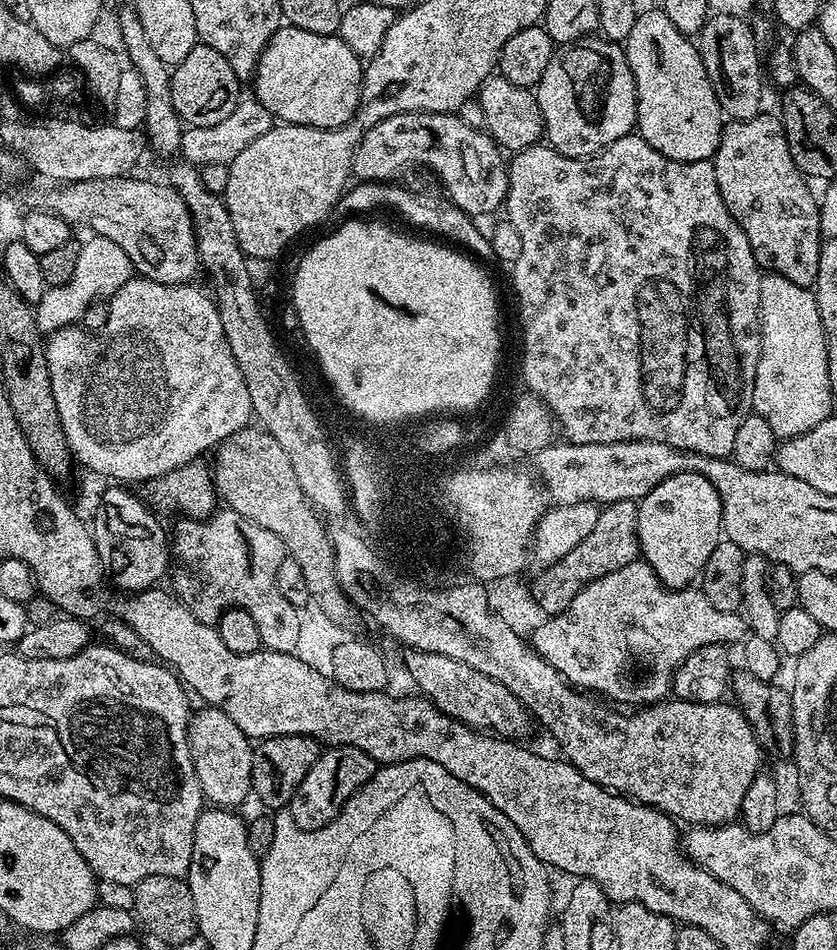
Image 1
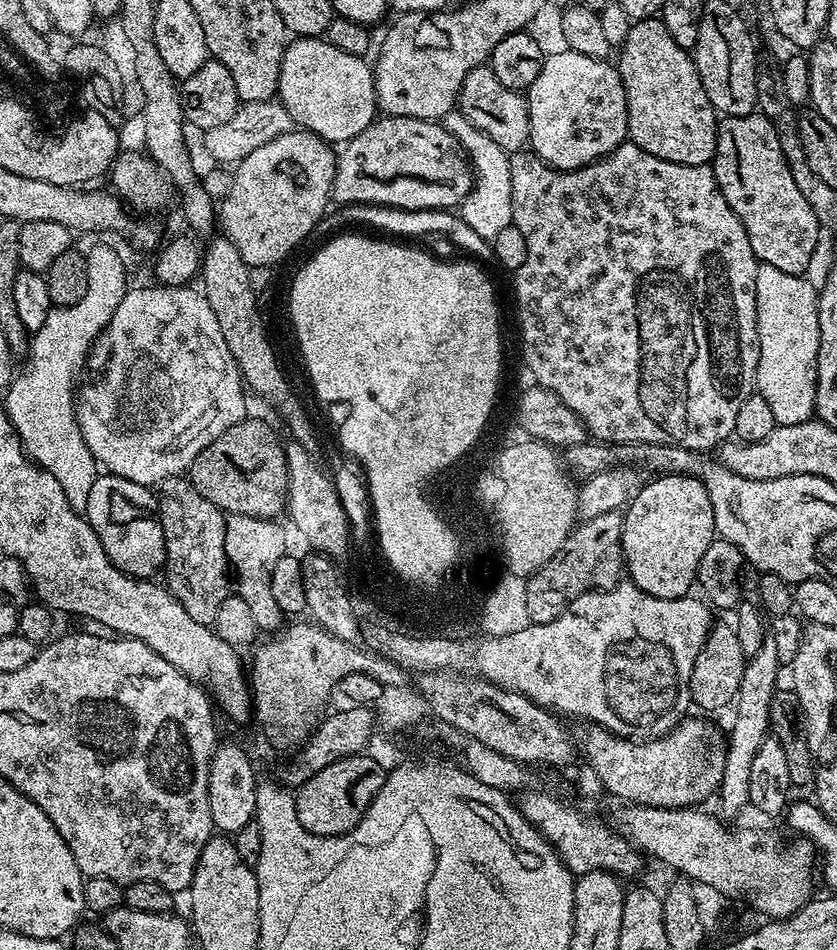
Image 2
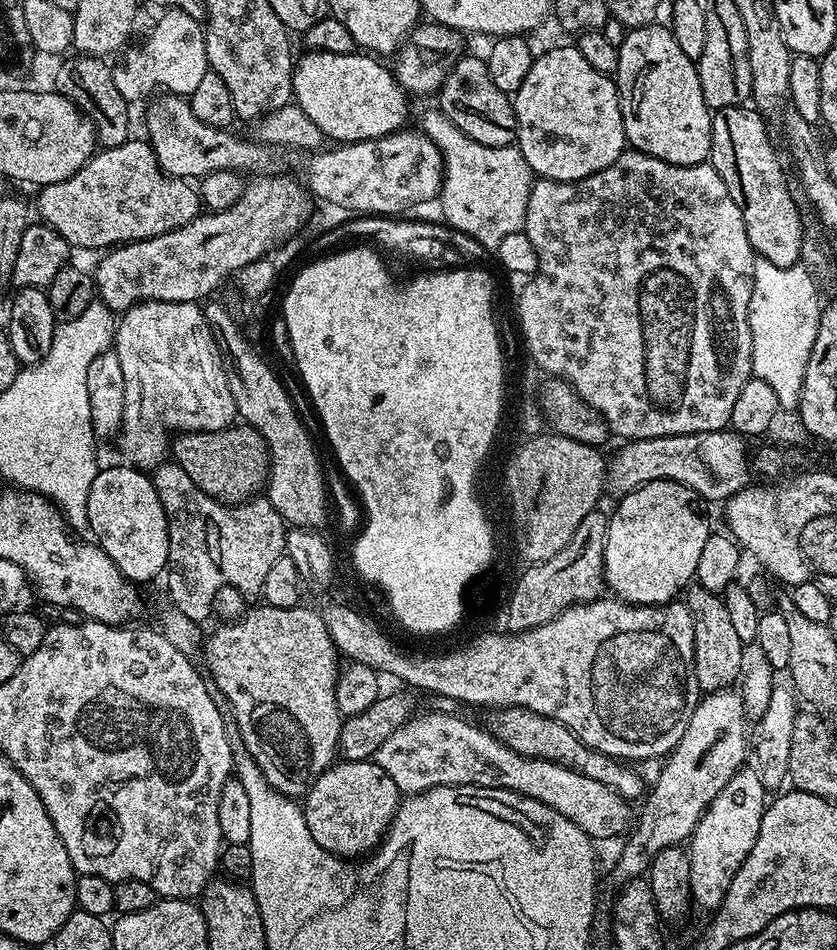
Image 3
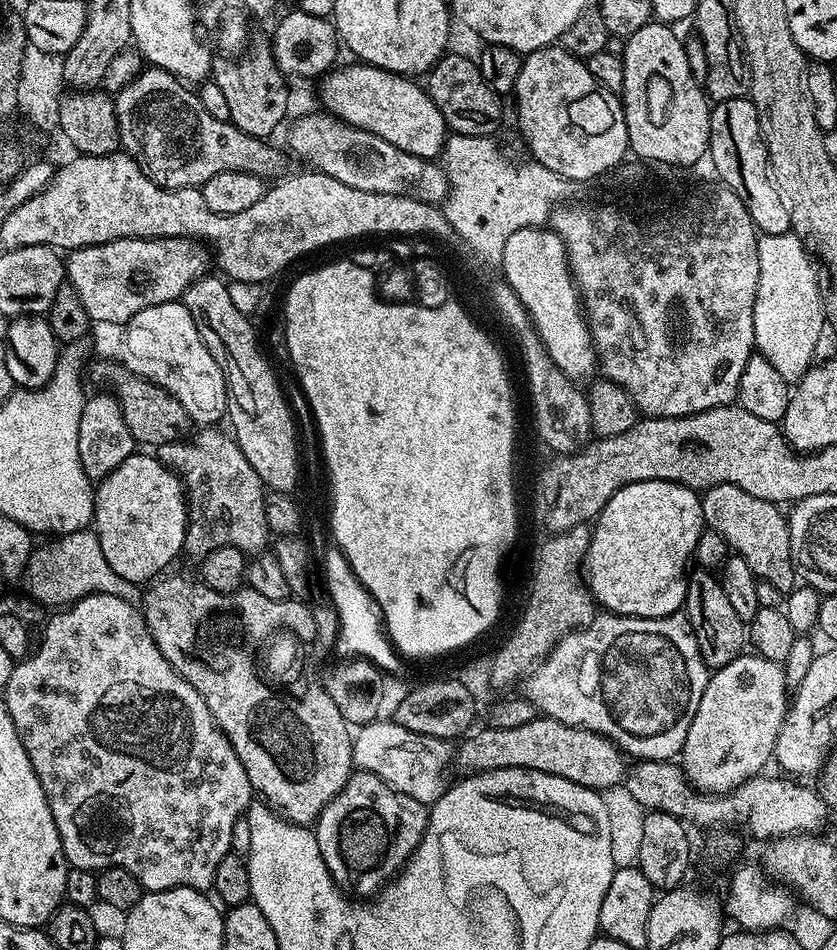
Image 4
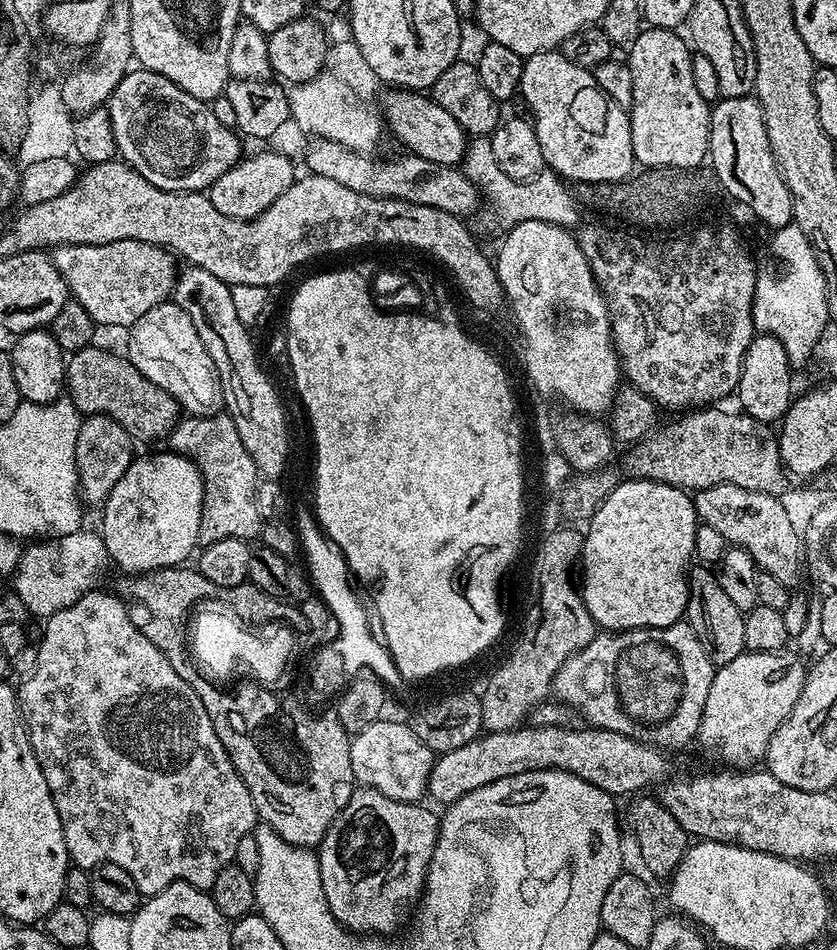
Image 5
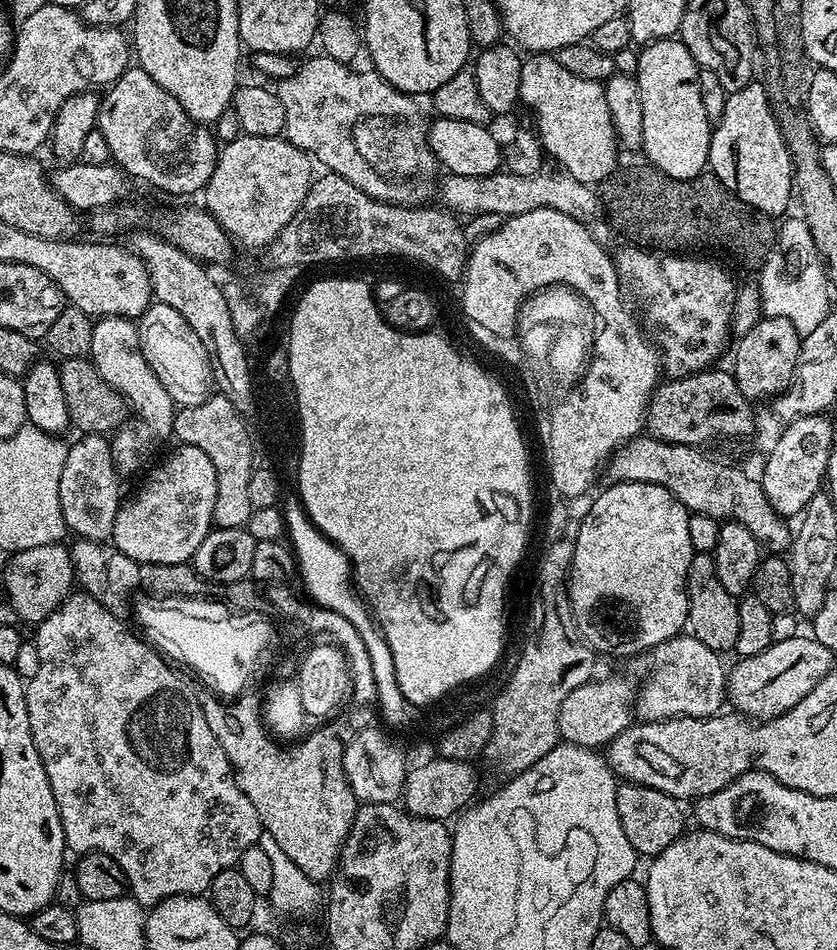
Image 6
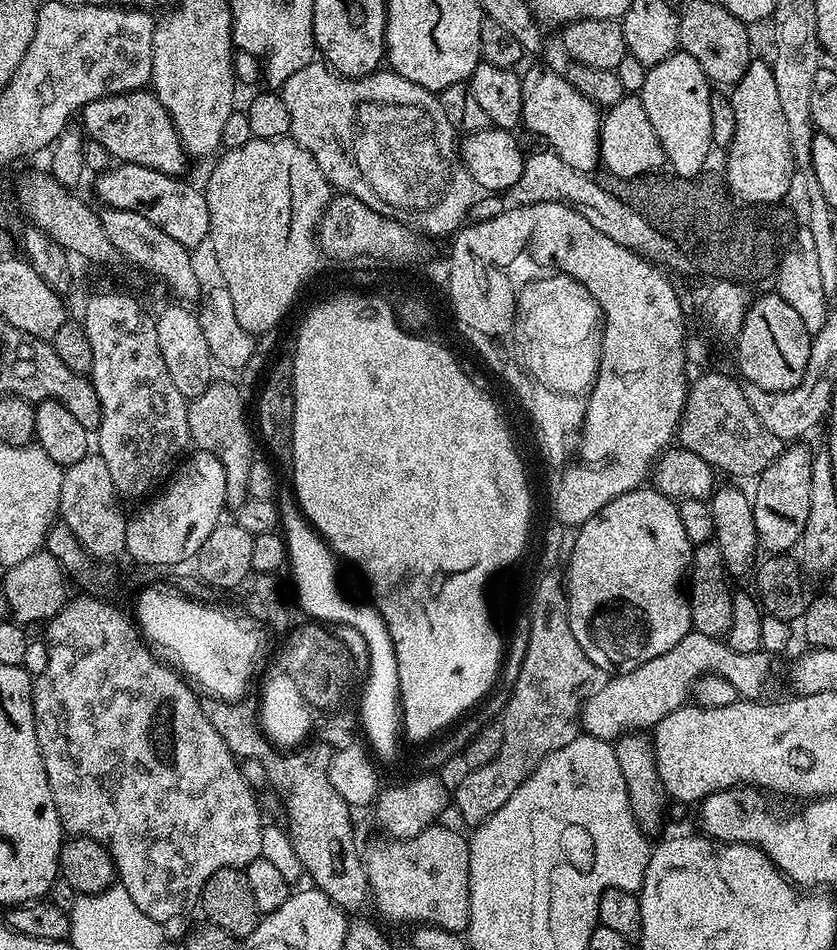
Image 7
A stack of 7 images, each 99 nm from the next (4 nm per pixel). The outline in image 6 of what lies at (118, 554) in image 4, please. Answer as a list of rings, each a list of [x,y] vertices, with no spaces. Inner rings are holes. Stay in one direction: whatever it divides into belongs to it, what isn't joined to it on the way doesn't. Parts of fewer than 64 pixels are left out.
[[[180,444],[158,464],[143,477],[144,485],[121,503],[110,540],[136,564],[186,564],[214,527],[214,498],[218,494],[214,462],[198,446]]]

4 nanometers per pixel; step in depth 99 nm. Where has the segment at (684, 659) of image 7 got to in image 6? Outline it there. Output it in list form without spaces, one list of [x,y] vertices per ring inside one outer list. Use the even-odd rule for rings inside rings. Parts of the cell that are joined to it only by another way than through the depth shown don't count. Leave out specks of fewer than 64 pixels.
[[[608,676],[605,680],[593,678],[588,683],[570,690],[558,710],[558,730],[565,744],[593,750],[603,749],[611,740],[618,738],[622,730],[634,723],[634,688],[620,676]]]

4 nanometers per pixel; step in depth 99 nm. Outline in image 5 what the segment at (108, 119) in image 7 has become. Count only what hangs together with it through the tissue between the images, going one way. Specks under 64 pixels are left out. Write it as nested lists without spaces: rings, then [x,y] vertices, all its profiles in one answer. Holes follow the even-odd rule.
[[[137,67],[129,71],[122,82],[118,82],[106,107],[119,159],[142,174],[146,182],[167,192],[204,192],[242,158],[241,137],[233,129],[222,126],[222,122],[214,118],[211,107],[205,101],[194,98],[194,94],[186,94],[186,90],[170,82],[170,78],[148,68]]]

